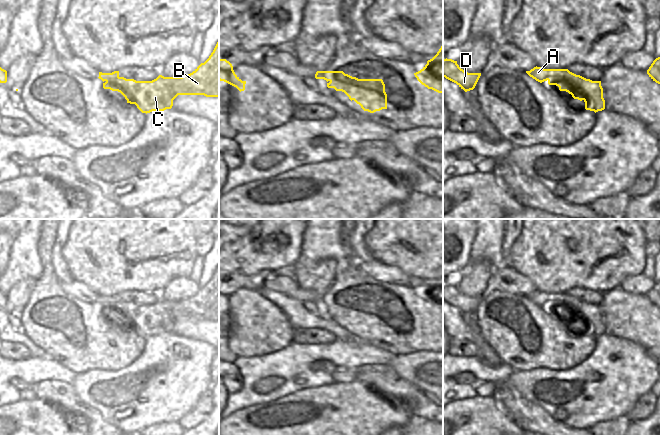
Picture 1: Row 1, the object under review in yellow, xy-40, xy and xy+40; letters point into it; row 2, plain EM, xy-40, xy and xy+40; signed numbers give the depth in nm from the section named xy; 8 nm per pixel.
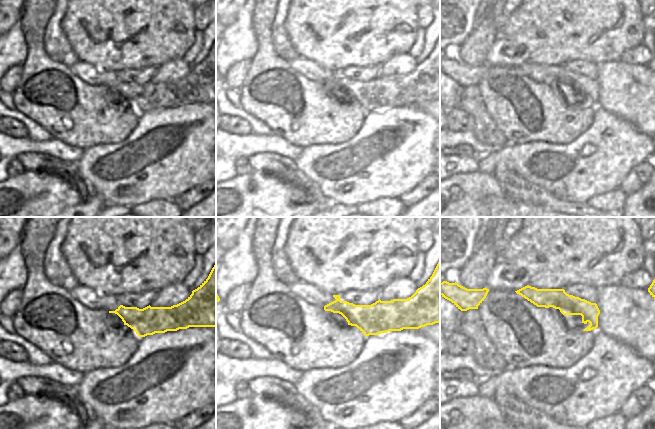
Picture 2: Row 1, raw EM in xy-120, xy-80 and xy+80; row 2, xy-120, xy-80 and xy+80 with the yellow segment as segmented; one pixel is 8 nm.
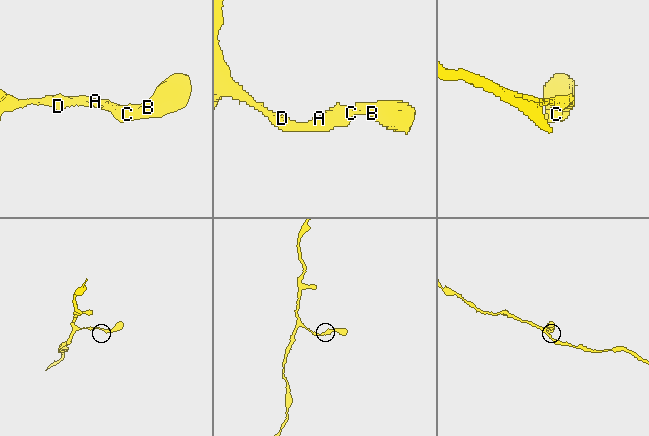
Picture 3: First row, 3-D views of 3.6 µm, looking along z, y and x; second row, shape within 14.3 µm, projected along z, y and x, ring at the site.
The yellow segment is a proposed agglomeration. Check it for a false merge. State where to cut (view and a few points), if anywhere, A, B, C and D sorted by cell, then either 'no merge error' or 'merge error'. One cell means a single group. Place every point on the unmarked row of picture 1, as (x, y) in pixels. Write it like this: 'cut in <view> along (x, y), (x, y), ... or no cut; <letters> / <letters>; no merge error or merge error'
no cut; A B C D; no merge error

